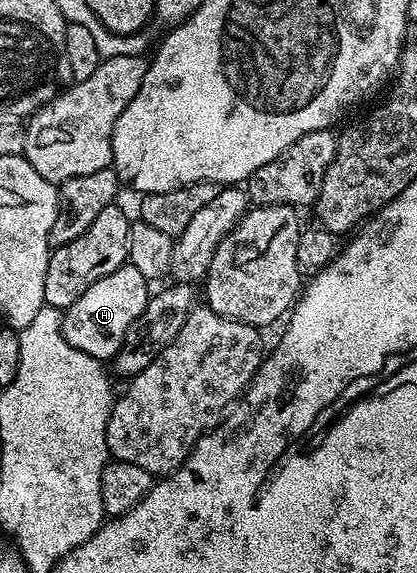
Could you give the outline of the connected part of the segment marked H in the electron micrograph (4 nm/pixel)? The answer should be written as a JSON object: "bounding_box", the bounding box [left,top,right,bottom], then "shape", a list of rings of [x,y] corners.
{"bounding_box":[63,265,149,360],"shape":[[[130,265],[113,269],[113,273],[109,273],[109,277],[101,277],[101,281],[93,281],[93,285],[89,285],[89,289],[85,289],[85,293],[81,293],[81,297],[63,311],[65,341],[94,359],[114,360],[129,329],[145,309],[149,298],[147,287],[149,280],[141,277],[141,272]]]}

